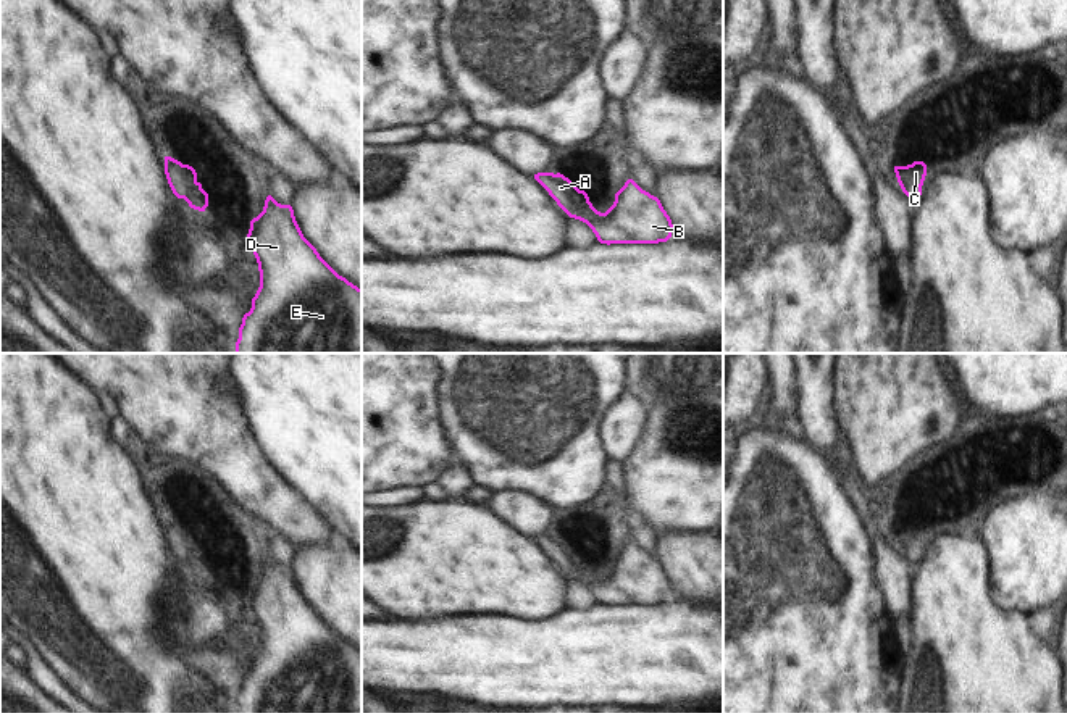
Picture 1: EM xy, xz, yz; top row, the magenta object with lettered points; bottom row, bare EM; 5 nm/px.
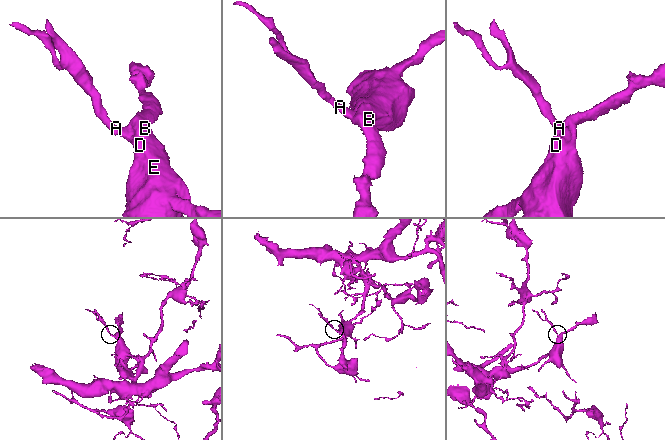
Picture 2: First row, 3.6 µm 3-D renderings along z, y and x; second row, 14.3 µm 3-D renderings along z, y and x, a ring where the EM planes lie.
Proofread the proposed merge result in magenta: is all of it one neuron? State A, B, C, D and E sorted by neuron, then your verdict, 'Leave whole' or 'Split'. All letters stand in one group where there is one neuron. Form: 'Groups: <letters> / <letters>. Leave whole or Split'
Groups: A B C D E. Leave whole

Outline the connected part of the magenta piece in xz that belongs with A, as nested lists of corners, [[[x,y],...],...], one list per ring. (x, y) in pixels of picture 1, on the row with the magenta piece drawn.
[[[538,173],[534,179],[570,218],[586,223],[600,244],[659,244],[672,237],[673,224],[660,200],[633,179],[615,194],[605,213],[597,211],[588,194],[560,173]]]

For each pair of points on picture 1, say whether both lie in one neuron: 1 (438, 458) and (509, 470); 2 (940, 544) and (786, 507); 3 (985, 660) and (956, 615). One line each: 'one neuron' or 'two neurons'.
1: two neurons
2: two neurons
3: one neuron

